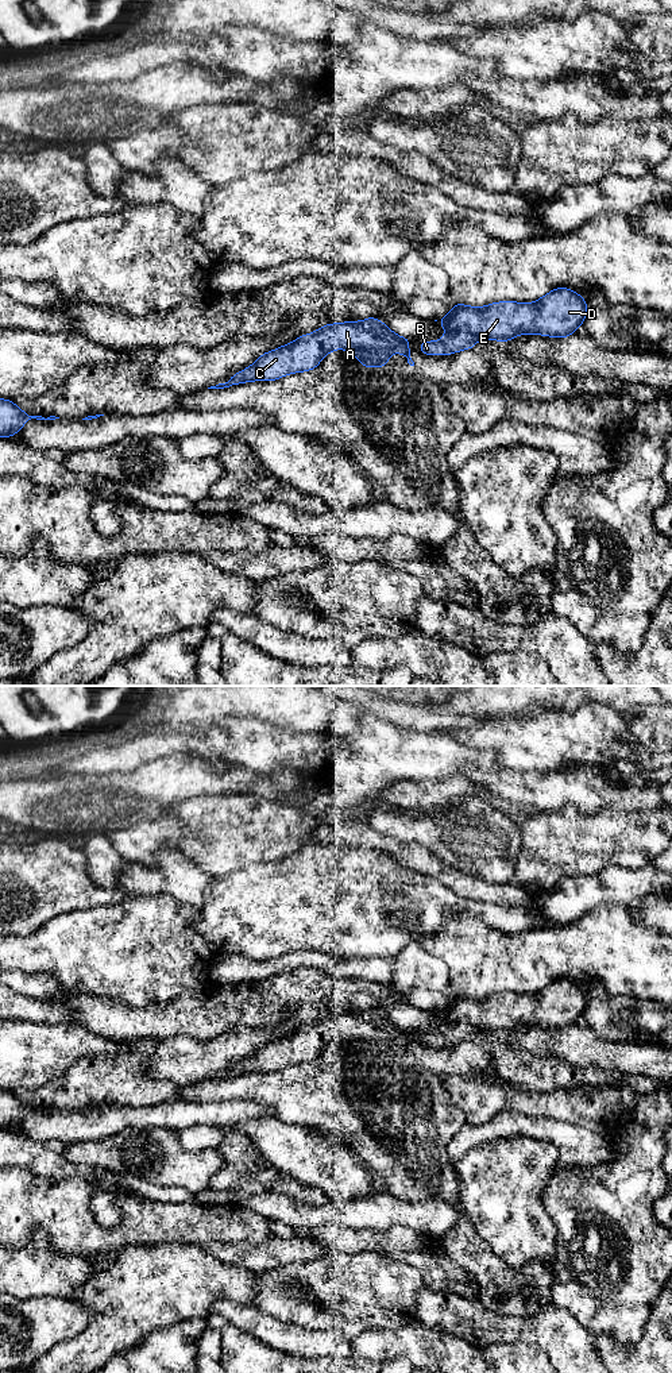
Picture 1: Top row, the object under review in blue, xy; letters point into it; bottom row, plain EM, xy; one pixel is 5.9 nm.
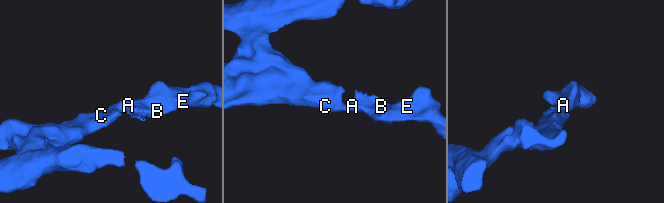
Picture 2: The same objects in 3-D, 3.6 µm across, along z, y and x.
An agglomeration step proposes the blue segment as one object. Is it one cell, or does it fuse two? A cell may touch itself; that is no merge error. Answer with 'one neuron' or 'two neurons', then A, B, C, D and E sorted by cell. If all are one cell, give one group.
one neuron | A B C D E

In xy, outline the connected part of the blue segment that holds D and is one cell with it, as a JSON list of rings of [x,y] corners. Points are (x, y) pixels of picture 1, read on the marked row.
[[[556,288],[529,304],[502,301],[482,308],[452,304],[453,309],[437,323],[445,328],[441,340],[422,342],[425,355],[449,355],[474,348],[479,339],[507,342],[521,333],[553,336],[572,335],[584,324],[586,300],[567,288]]]

